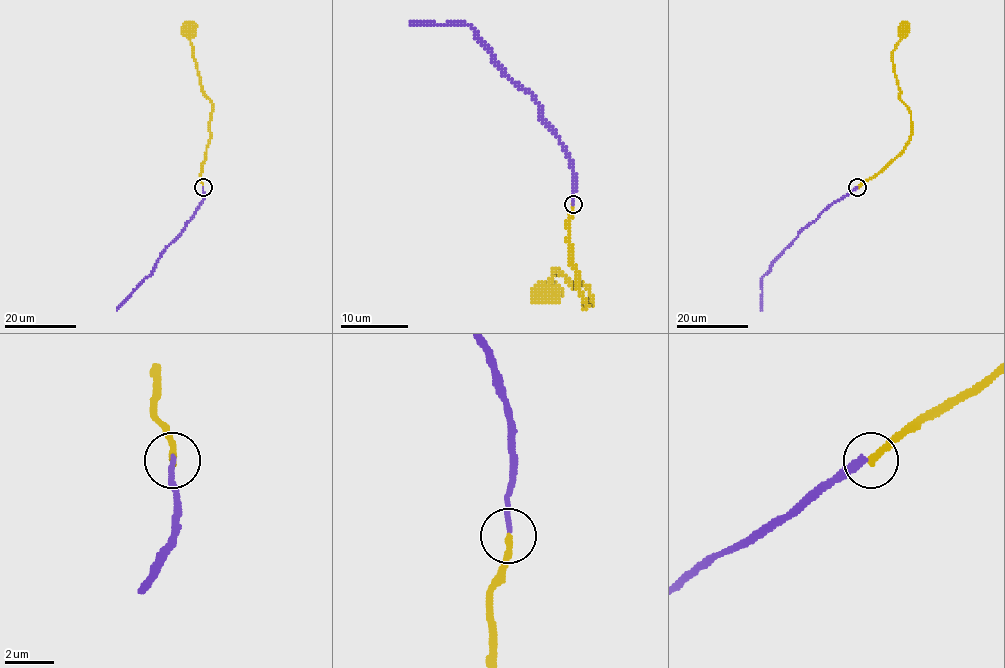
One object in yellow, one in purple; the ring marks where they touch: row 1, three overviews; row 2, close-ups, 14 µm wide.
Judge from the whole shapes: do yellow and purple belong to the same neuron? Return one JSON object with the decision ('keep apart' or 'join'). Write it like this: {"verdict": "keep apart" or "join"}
{"verdict": "keep apart"}

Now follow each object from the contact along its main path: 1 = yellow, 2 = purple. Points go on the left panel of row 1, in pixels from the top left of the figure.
1: (203, 188), (201, 164), (210, 136), (212, 102), (202, 90), (190, 40), (191, 30)
2: (203, 188), (203, 199), (196, 213), (161, 254), (155, 268), (116, 310)

